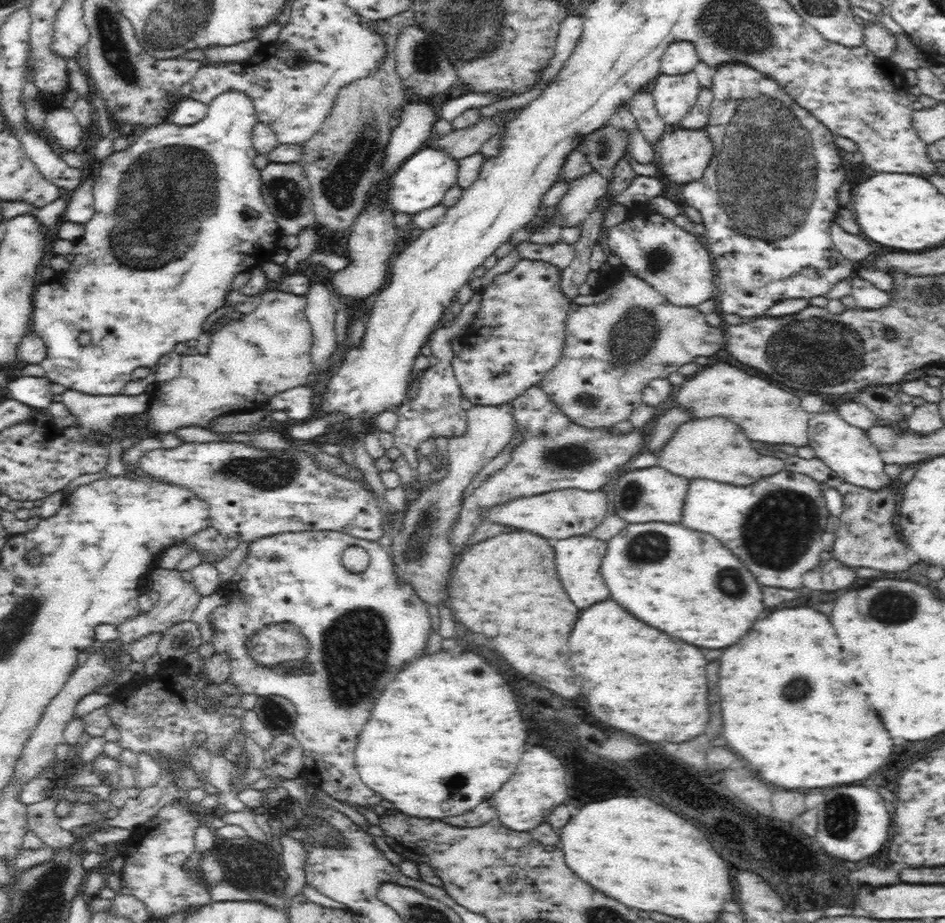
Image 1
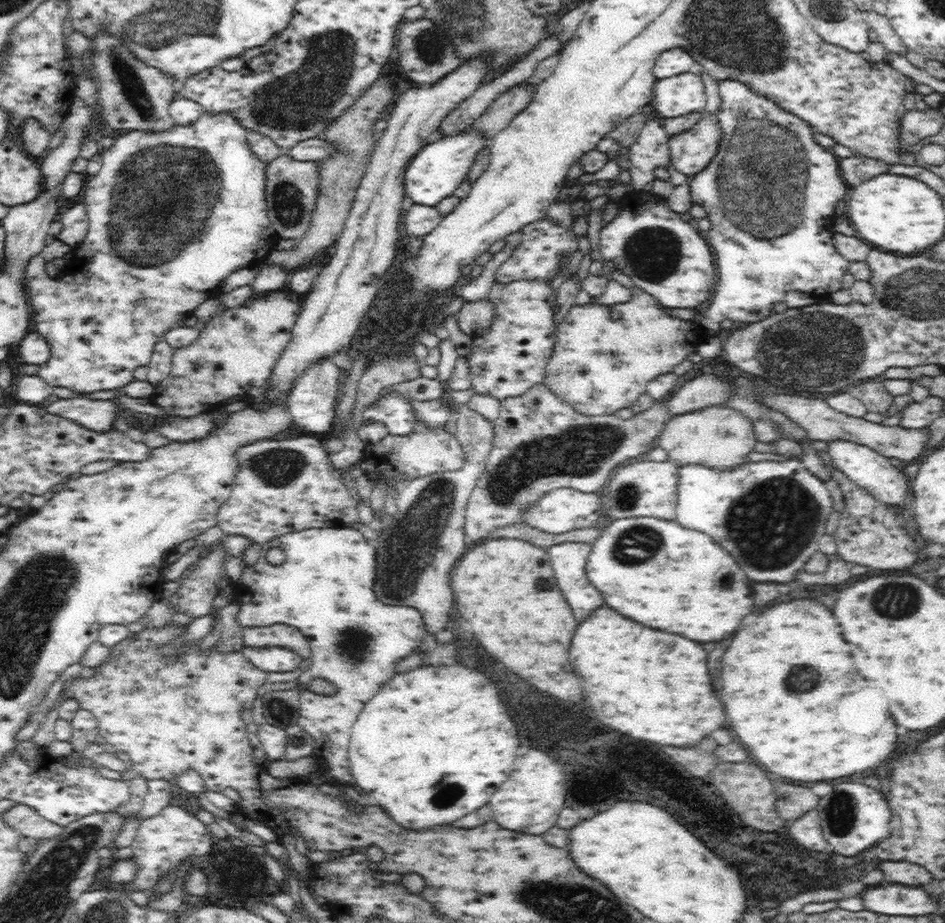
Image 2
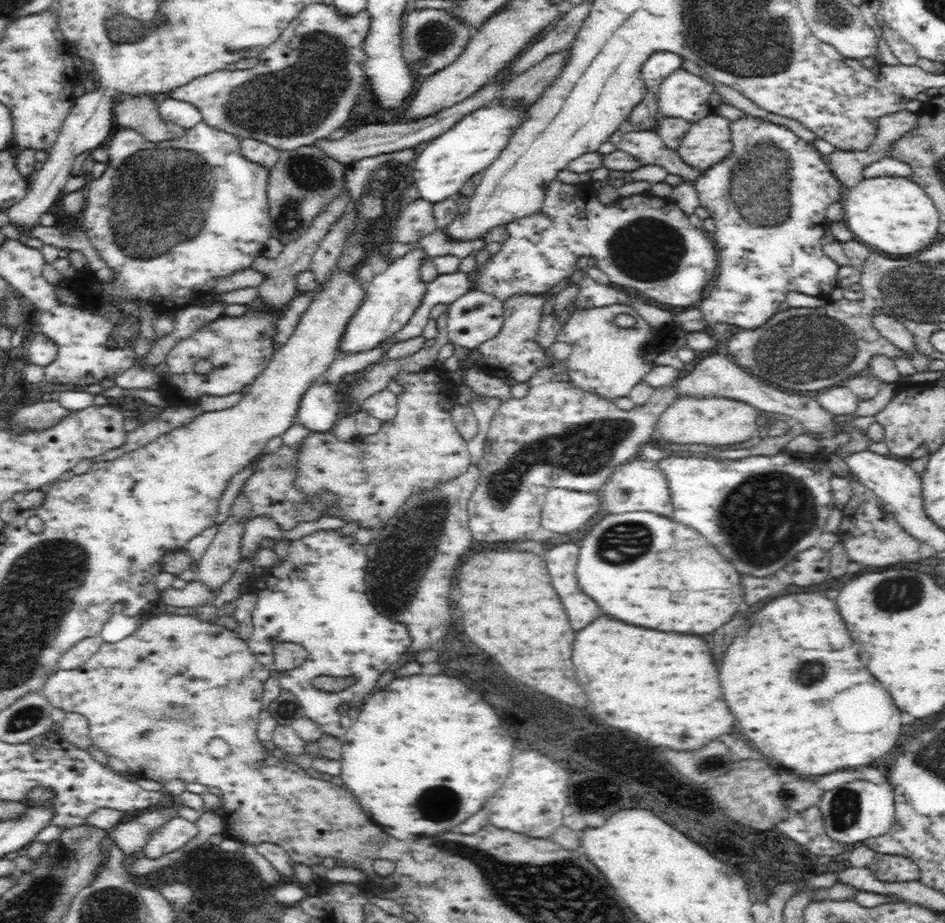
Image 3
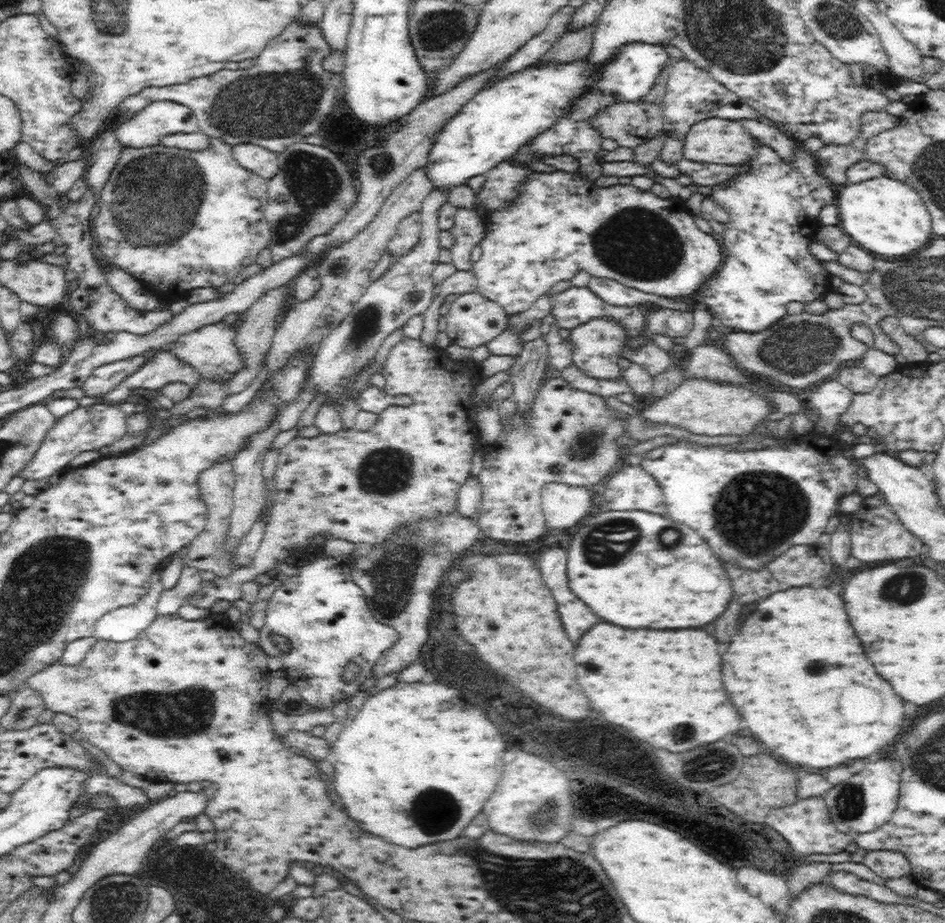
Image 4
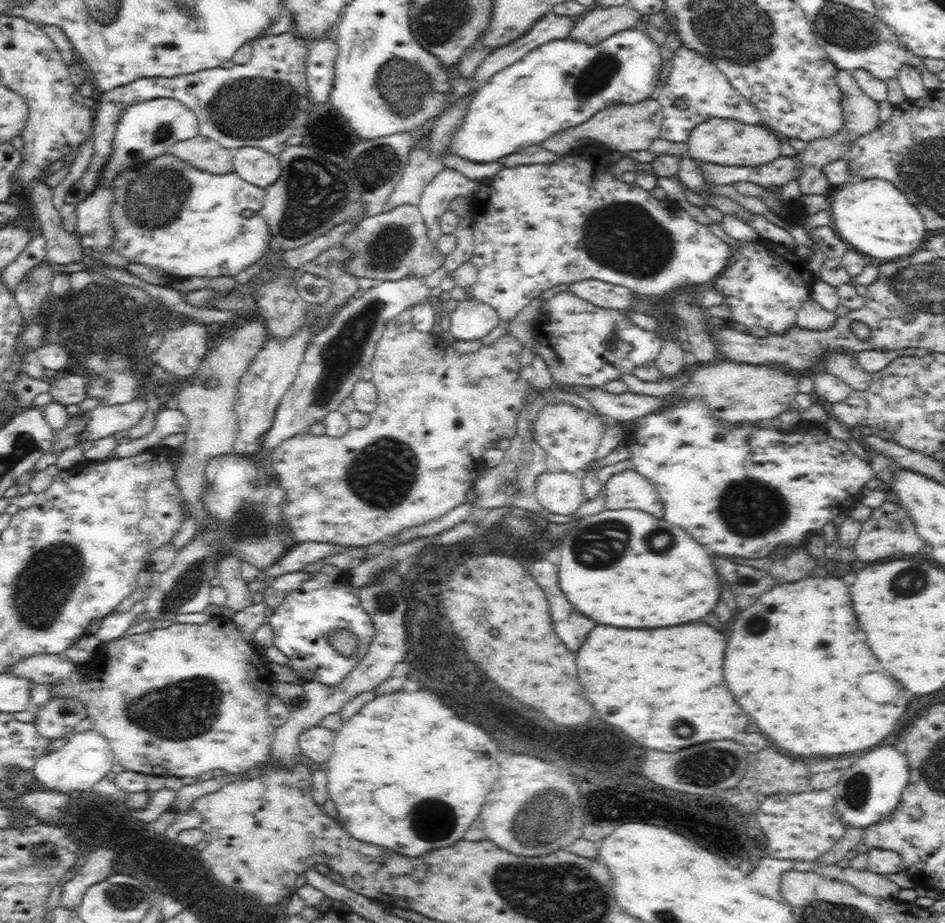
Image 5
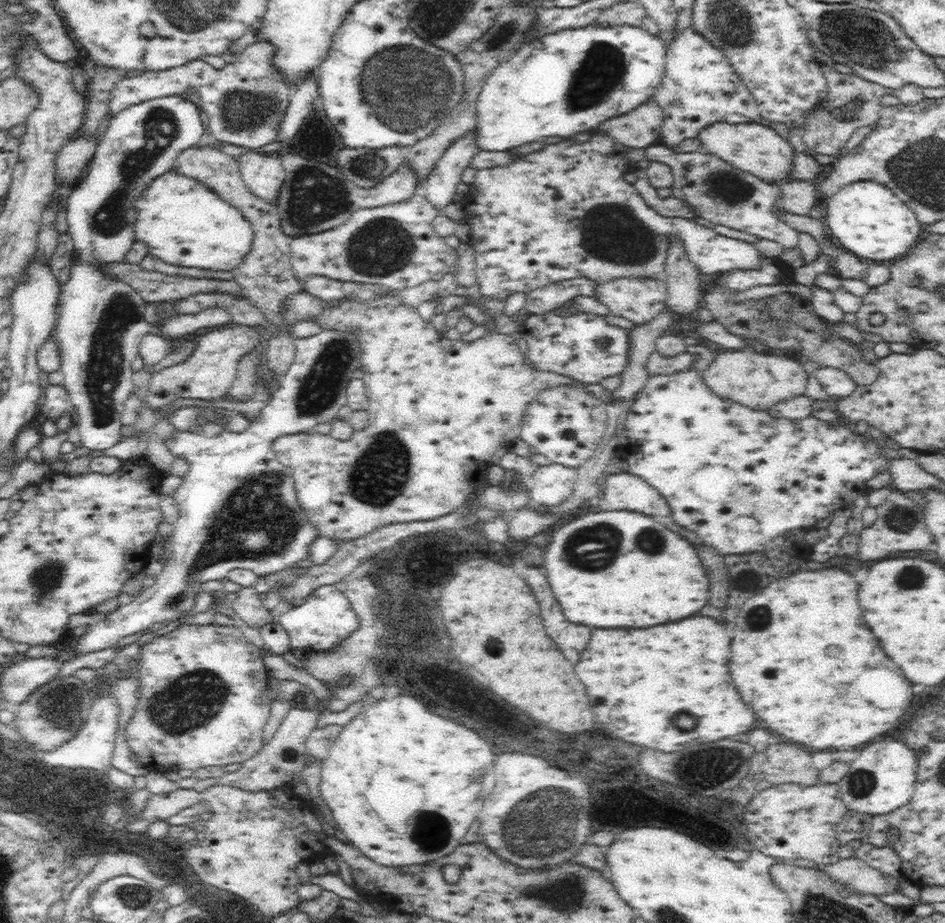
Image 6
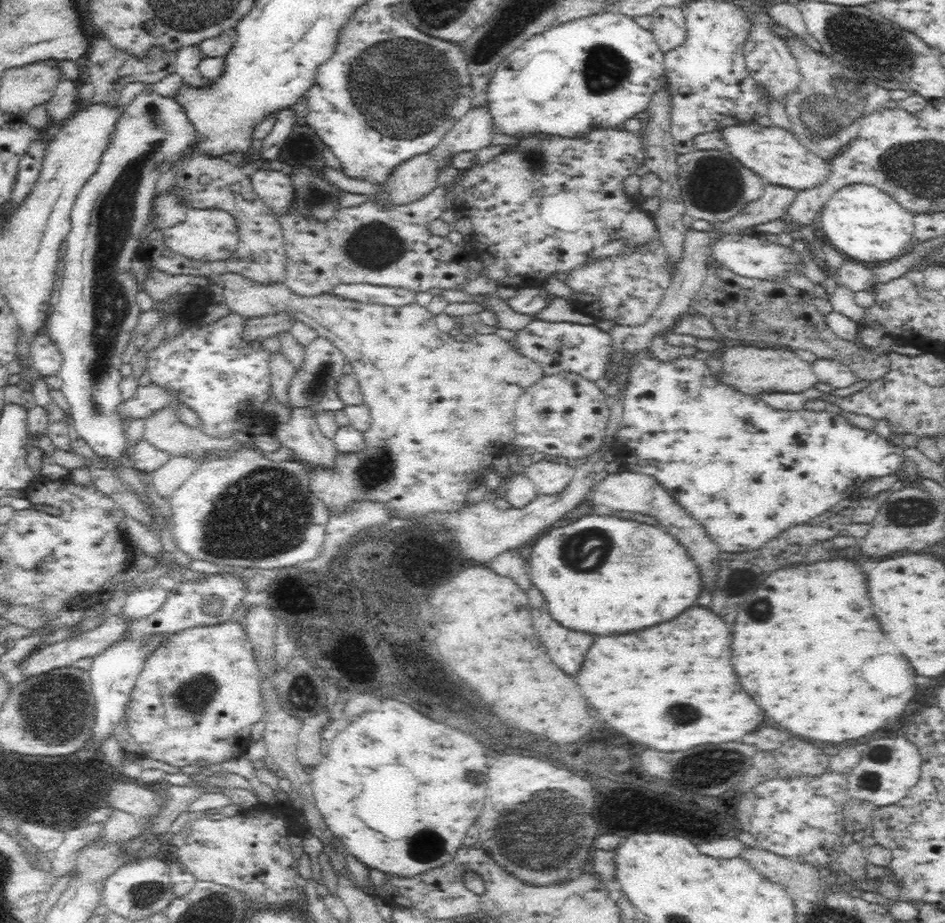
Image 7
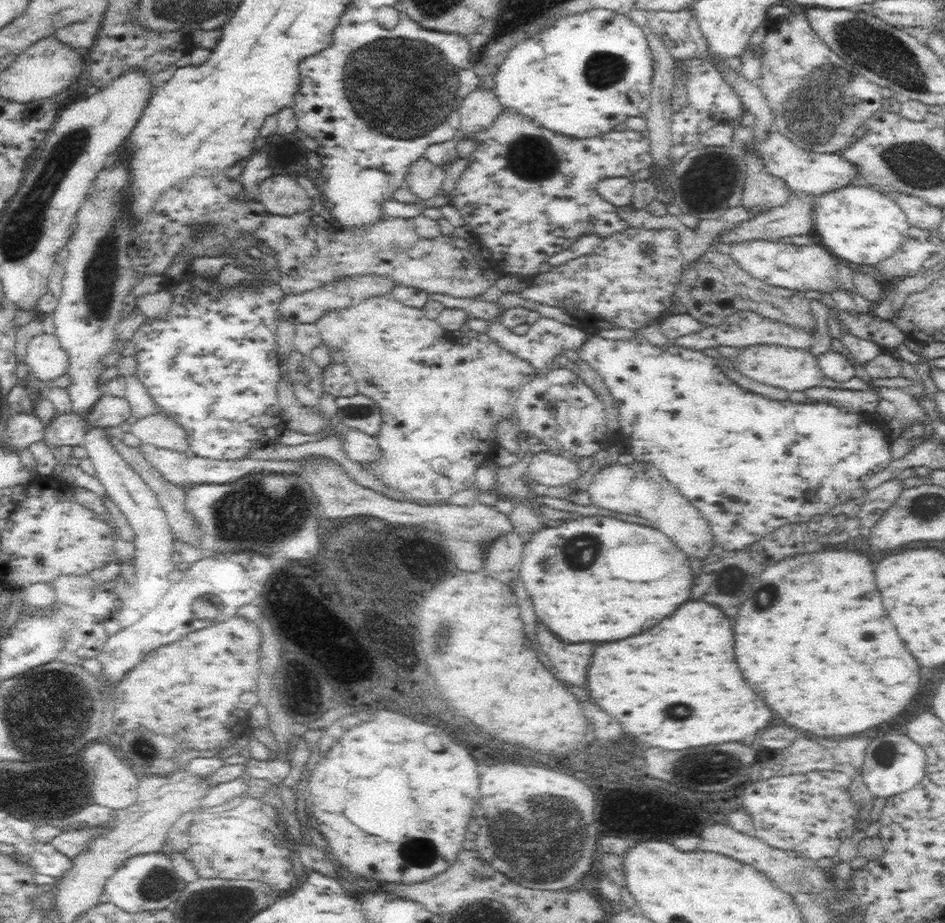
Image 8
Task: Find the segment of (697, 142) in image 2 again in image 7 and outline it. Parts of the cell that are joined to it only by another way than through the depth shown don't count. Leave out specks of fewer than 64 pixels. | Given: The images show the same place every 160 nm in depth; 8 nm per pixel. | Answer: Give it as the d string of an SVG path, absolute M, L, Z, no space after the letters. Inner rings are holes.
M747 122L726 127L721 132L722 137L726 139L725 150L732 153L741 165L760 175L767 184L786 186L801 191L822 184L830 174L829 160L808 150L784 128Z

